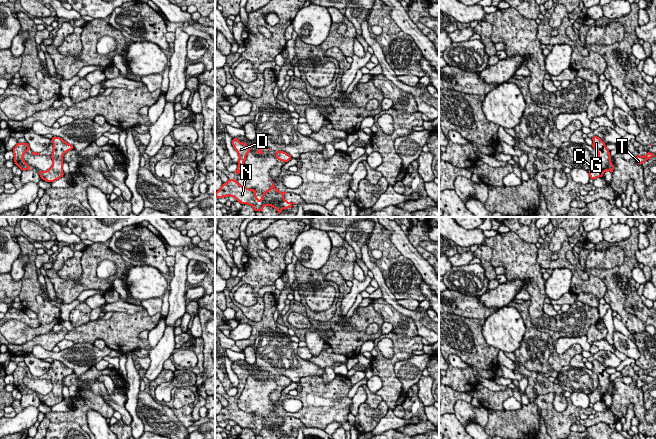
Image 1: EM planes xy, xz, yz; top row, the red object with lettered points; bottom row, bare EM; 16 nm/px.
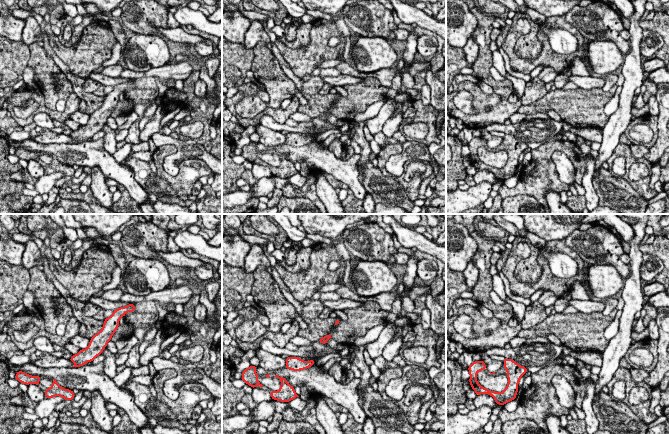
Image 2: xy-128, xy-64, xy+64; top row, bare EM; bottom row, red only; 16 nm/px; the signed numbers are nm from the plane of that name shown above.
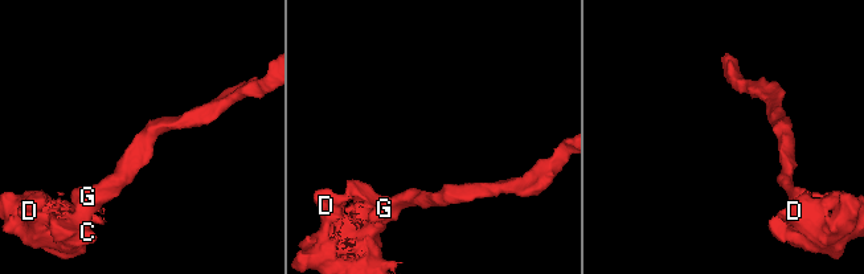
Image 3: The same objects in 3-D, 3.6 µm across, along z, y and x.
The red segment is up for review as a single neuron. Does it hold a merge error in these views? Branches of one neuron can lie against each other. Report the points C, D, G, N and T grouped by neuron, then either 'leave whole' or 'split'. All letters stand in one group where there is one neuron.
groups C D G N T; leave whole

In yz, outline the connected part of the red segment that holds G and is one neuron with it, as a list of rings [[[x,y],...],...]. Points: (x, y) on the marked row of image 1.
[[[597,136],[592,137],[592,147],[597,150],[599,158],[598,163],[588,170],[590,179],[594,180],[603,177],[603,173],[609,170],[611,173],[614,169],[614,164],[611,163],[610,151],[606,148],[606,144]]]

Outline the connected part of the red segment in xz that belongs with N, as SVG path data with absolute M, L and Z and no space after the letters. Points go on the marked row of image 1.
M229 178L227 183L223 183L221 188L215 193L217 198L223 198L227 196L235 197L238 202L241 204L251 205L255 212L260 211L263 212L264 206L271 206L278 210L280 214L282 209L292 208L293 204L284 199L284 194L287 192L278 191L271 179L272 186L269 190L262 191L263 196L261 197L261 201L258 201L256 197L257 190L248 189L247 187L241 186L237 180L233 180Z

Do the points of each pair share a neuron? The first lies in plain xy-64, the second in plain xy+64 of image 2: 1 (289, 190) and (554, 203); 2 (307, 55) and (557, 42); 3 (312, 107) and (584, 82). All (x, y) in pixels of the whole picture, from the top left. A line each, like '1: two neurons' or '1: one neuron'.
1: two neurons
2: two neurons
3: two neurons

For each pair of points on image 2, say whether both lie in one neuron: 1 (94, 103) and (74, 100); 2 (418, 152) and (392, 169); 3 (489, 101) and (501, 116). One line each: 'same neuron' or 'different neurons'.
1: different neurons
2: same neuron
3: same neuron

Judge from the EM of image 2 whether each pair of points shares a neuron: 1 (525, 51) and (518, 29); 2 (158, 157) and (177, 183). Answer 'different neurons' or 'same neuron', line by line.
1: different neurons
2: same neuron

